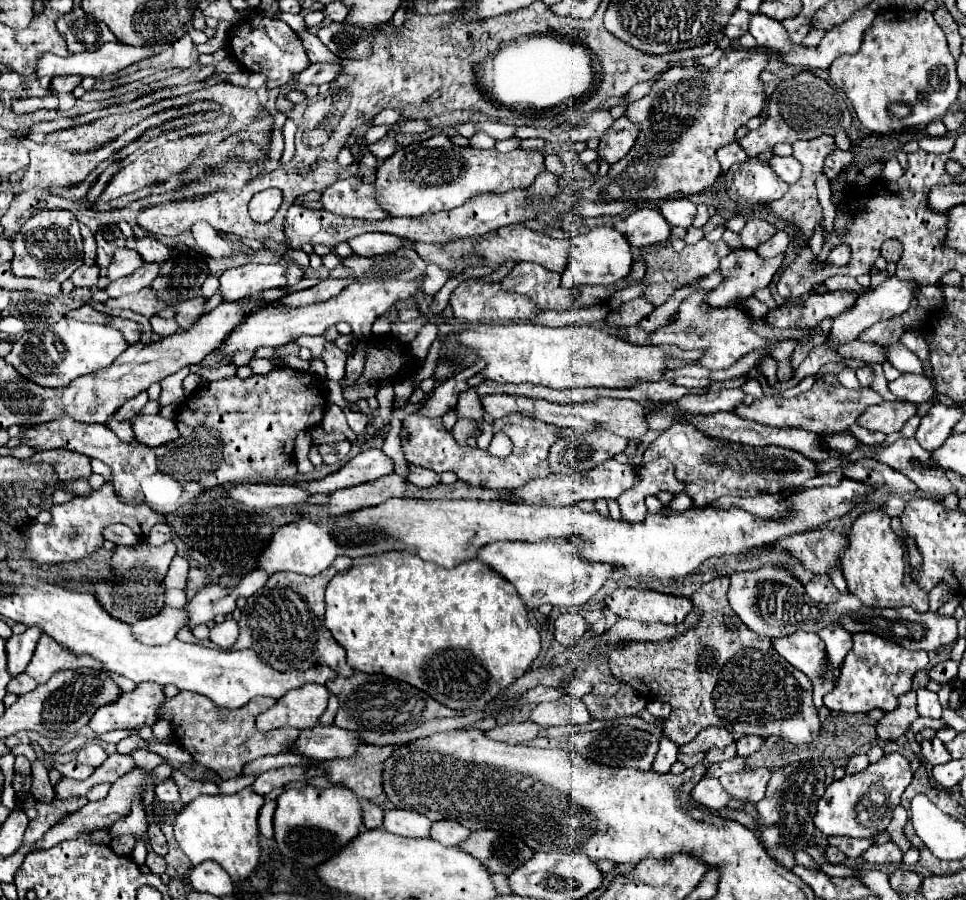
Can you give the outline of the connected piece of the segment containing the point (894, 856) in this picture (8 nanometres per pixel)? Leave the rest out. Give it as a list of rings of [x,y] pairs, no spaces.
[[[885,842],[885,844],[875,844],[869,850],[861,854],[861,858],[867,864],[883,864],[883,862],[901,862],[903,852],[895,842]]]

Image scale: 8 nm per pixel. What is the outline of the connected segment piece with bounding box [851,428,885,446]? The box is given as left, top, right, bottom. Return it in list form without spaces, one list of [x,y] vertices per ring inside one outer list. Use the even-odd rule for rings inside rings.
[[[851,428],[853,430],[853,434],[863,442],[863,444],[871,444],[871,446],[879,446],[883,440],[885,440],[885,434],[881,434],[881,432],[865,432],[863,428]]]

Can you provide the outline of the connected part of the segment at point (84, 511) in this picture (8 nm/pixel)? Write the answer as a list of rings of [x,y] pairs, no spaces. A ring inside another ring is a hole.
[[[103,484],[93,496],[89,498],[73,498],[67,504],[61,506],[53,506],[53,522],[51,524],[41,524],[37,520],[27,520],[23,526],[9,526],[9,534],[13,540],[21,540],[25,542],[21,556],[35,562],[35,564],[65,564],[65,562],[75,562],[75,560],[83,560],[93,556],[95,552],[99,552],[99,532],[103,532],[103,522],[105,524],[113,524],[113,522],[121,522],[127,524],[131,530],[137,528],[139,522],[139,536],[147,536],[151,526],[157,522],[163,522],[165,516],[161,516],[159,512],[153,512],[149,506],[141,504],[141,506],[131,506],[131,504],[123,504],[121,500],[117,502],[115,510],[103,510],[109,508],[109,504],[115,504],[115,496],[113,496],[113,486],[111,484]],[[111,494],[111,500],[109,496]],[[139,510],[139,514],[137,514]],[[75,534],[77,536],[71,536]]]

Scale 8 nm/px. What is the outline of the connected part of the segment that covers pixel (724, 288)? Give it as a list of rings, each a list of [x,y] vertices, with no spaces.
[[[751,248],[733,250],[729,256],[725,256],[725,258],[721,260],[719,270],[721,270],[723,282],[707,294],[705,304],[709,304],[709,308],[727,308],[727,306],[733,306],[735,300],[743,302],[745,298],[753,296],[757,290],[767,288],[769,282],[771,282],[773,276],[775,276],[775,272],[781,268],[783,258],[785,258],[785,254],[779,254],[779,256],[769,258],[769,260],[763,260],[763,258],[761,258],[755,250],[751,250]]]

